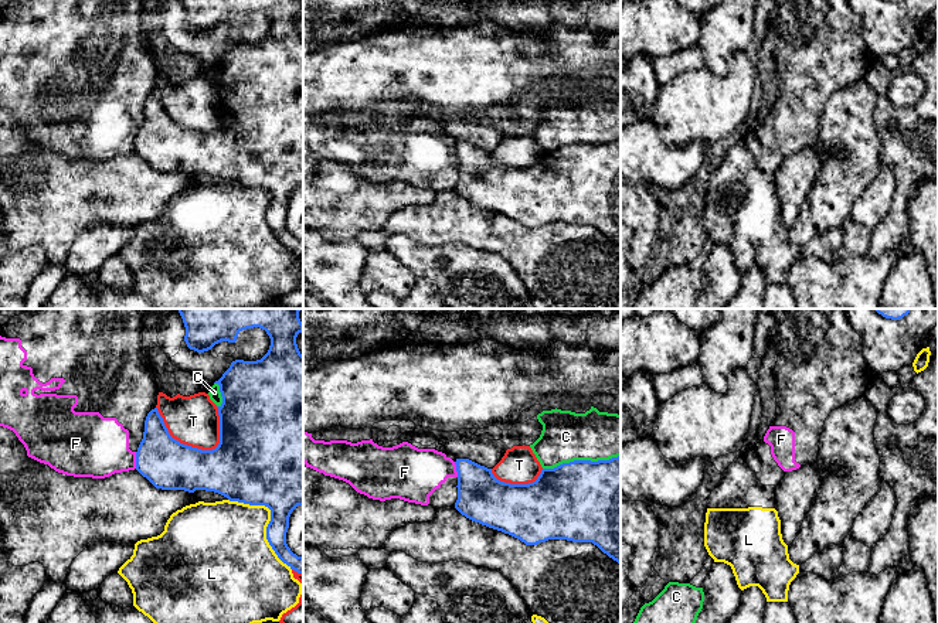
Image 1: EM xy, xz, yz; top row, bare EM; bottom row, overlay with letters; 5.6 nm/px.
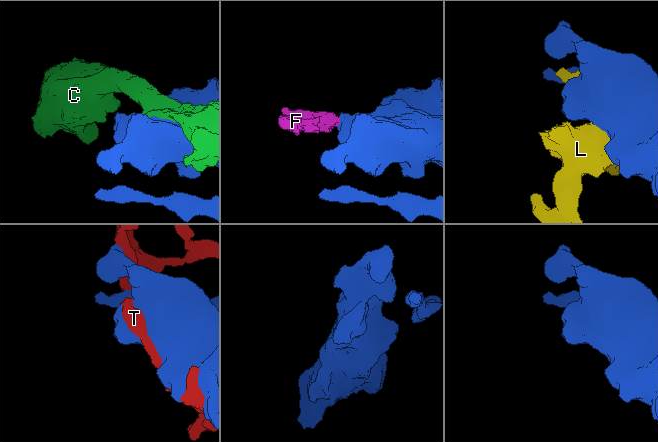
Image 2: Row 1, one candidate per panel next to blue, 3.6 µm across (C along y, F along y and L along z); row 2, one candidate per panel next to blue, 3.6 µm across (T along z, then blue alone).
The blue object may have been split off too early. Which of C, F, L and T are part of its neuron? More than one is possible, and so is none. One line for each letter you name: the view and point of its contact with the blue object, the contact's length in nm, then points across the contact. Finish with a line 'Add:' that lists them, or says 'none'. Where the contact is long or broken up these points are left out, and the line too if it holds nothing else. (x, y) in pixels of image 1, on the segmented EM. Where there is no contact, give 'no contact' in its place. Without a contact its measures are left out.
Add: none

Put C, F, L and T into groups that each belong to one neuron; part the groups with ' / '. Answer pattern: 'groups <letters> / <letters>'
groups C / F L / T

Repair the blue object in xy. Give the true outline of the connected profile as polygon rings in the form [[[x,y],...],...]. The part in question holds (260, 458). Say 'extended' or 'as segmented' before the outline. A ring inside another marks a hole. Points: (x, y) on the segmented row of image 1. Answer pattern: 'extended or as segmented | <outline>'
as segmented | [[[177,309],[184,327],[184,341],[190,350],[204,353],[221,341],[235,343],[242,330],[259,327],[271,338],[268,353],[256,361],[235,360],[222,377],[220,385],[222,404],[220,415],[220,443],[213,450],[201,450],[173,439],[157,408],[152,409],[145,421],[143,439],[136,452],[136,470],[156,488],[214,491],[230,501],[249,505],[265,505],[271,510],[266,527],[266,539],[278,558],[298,573],[303,573],[303,558],[290,551],[286,544],[289,517],[298,505],[303,505],[303,355],[296,337],[303,331],[299,309]]]

